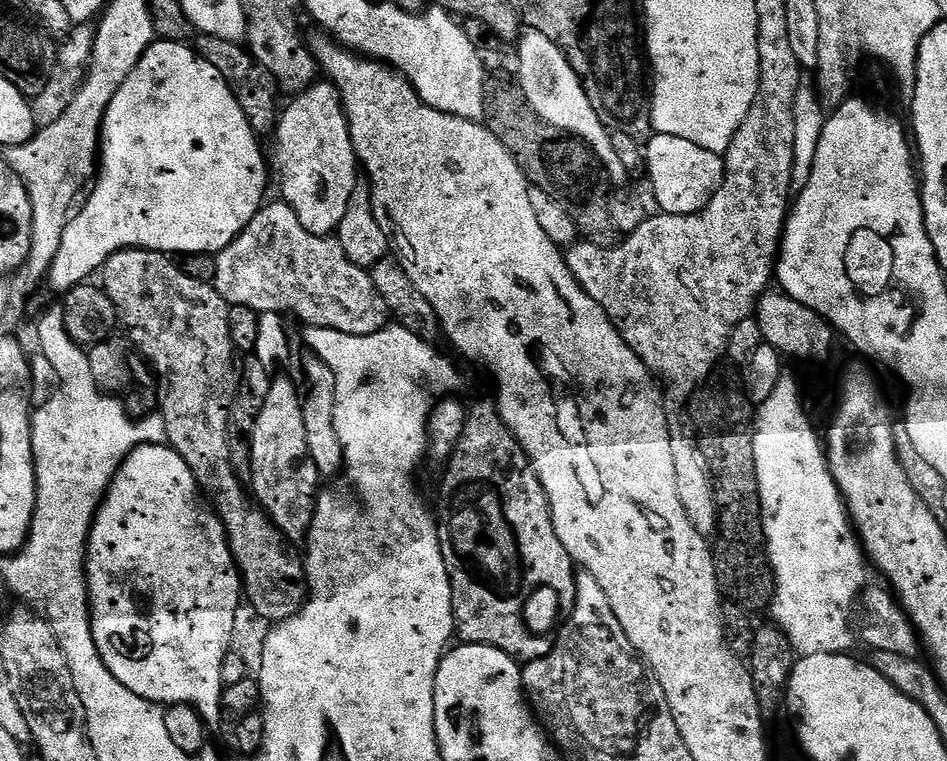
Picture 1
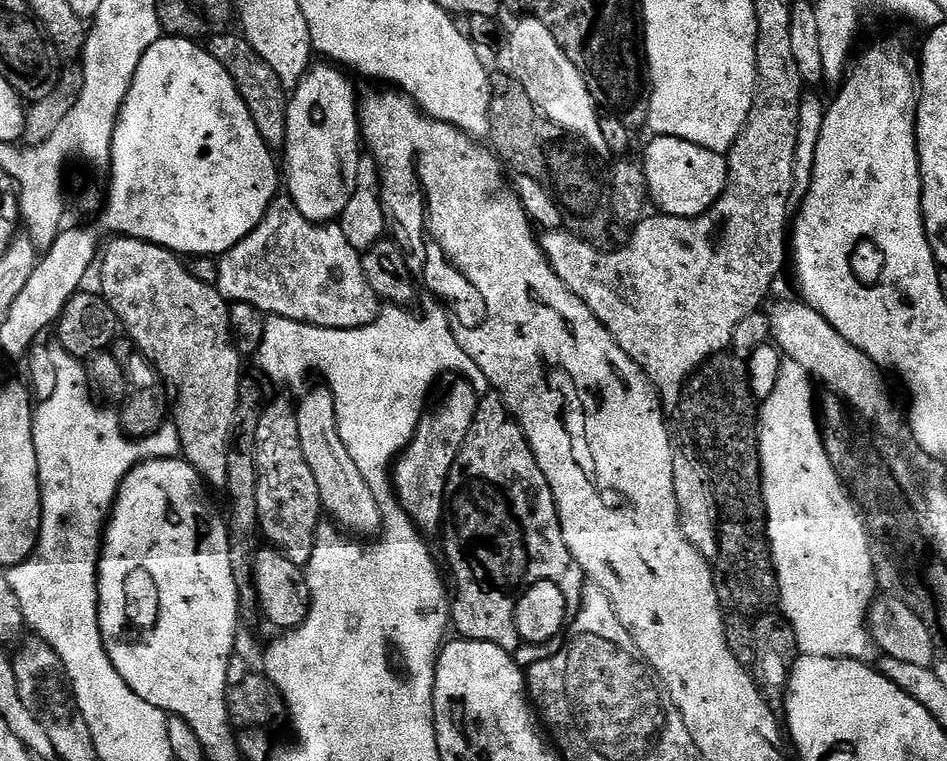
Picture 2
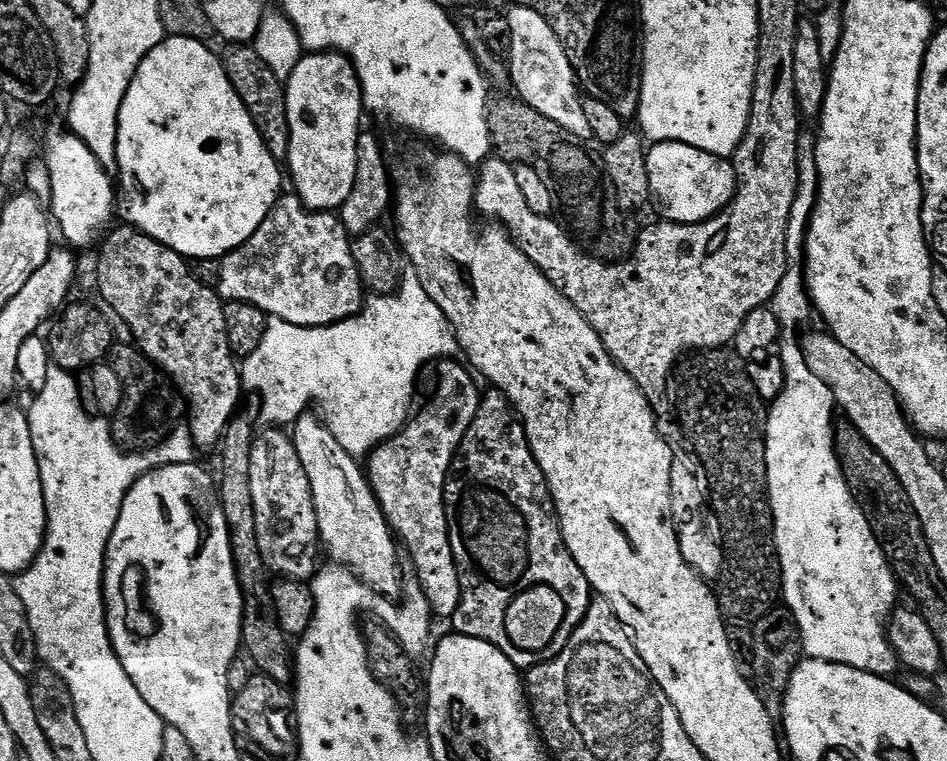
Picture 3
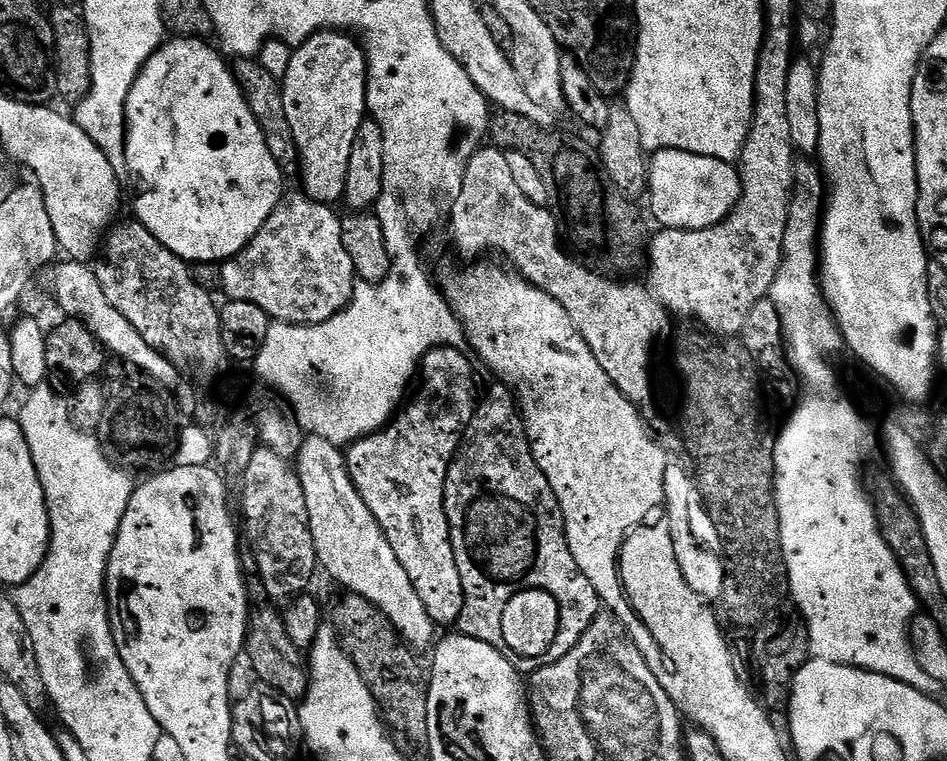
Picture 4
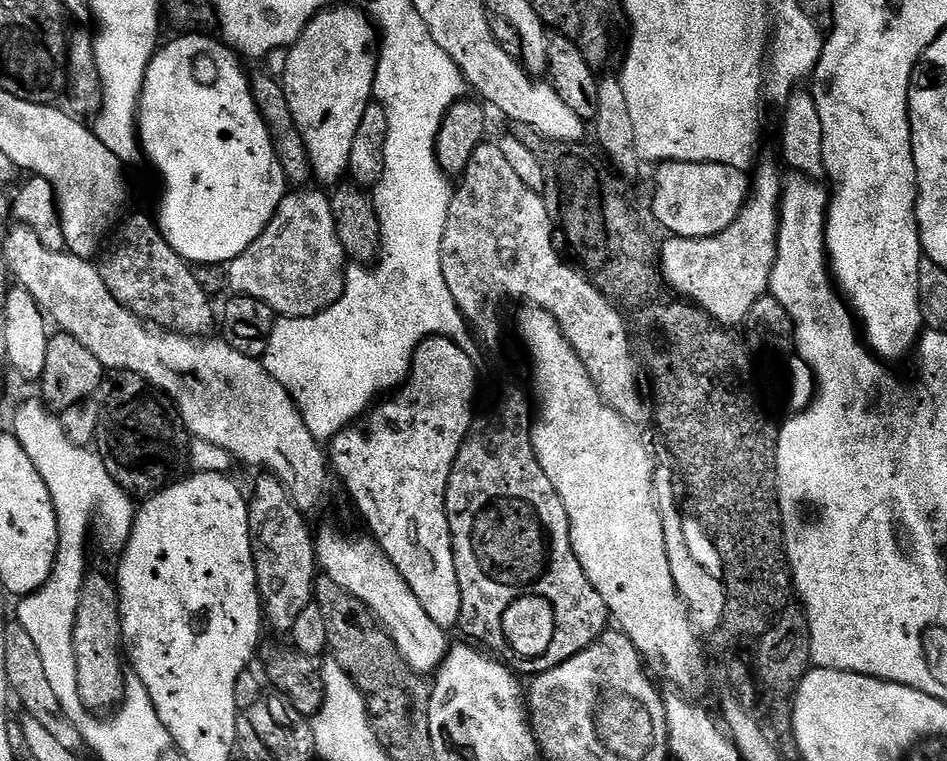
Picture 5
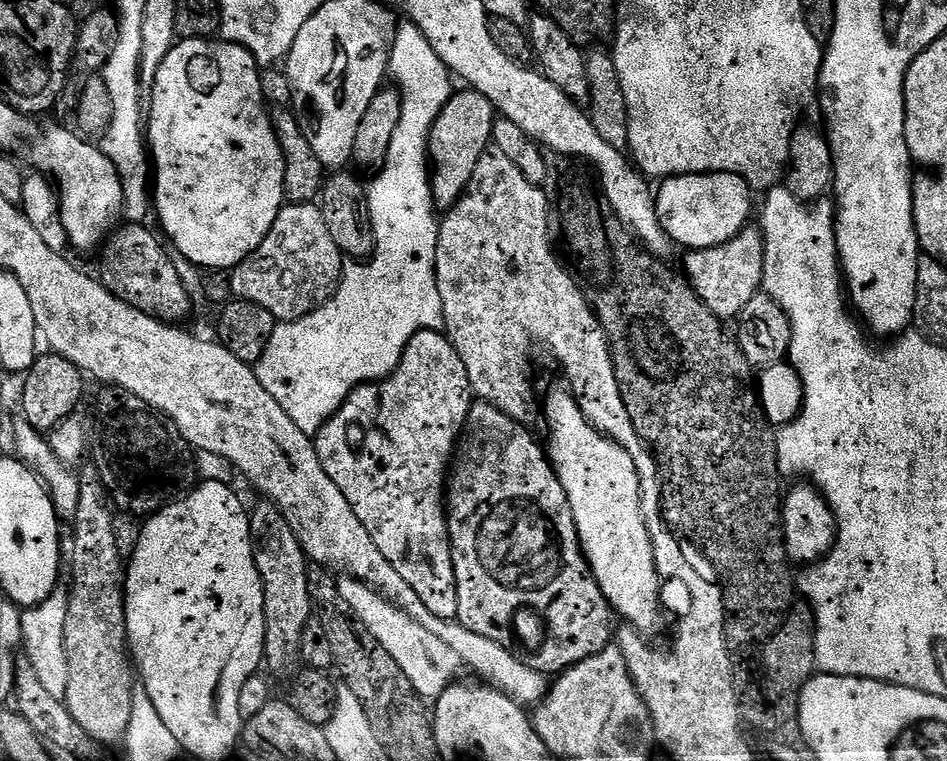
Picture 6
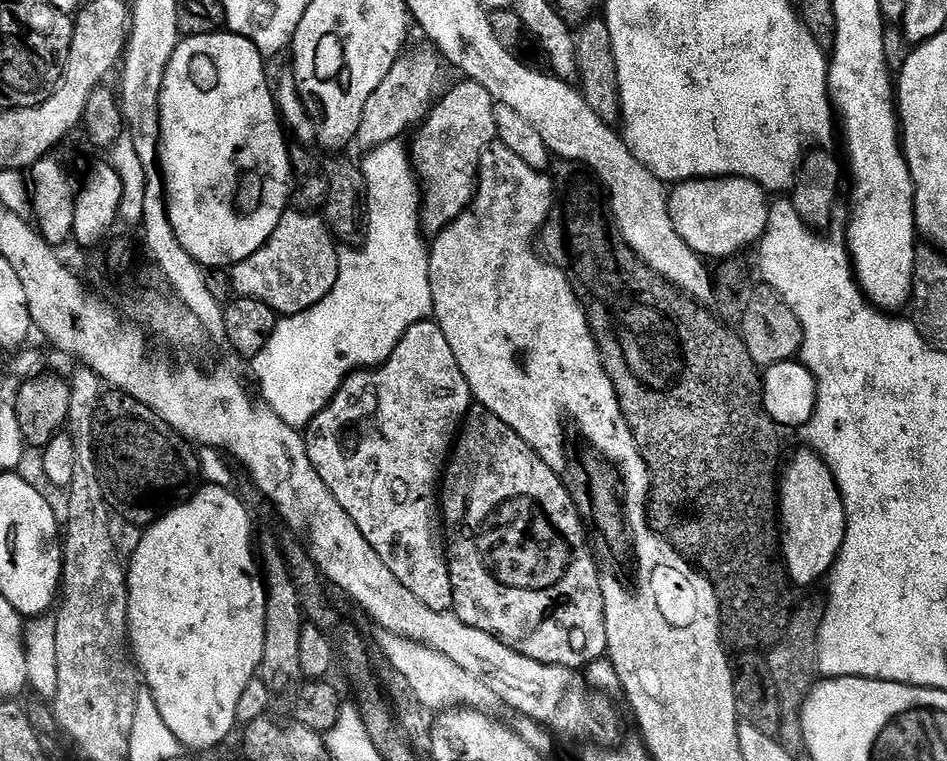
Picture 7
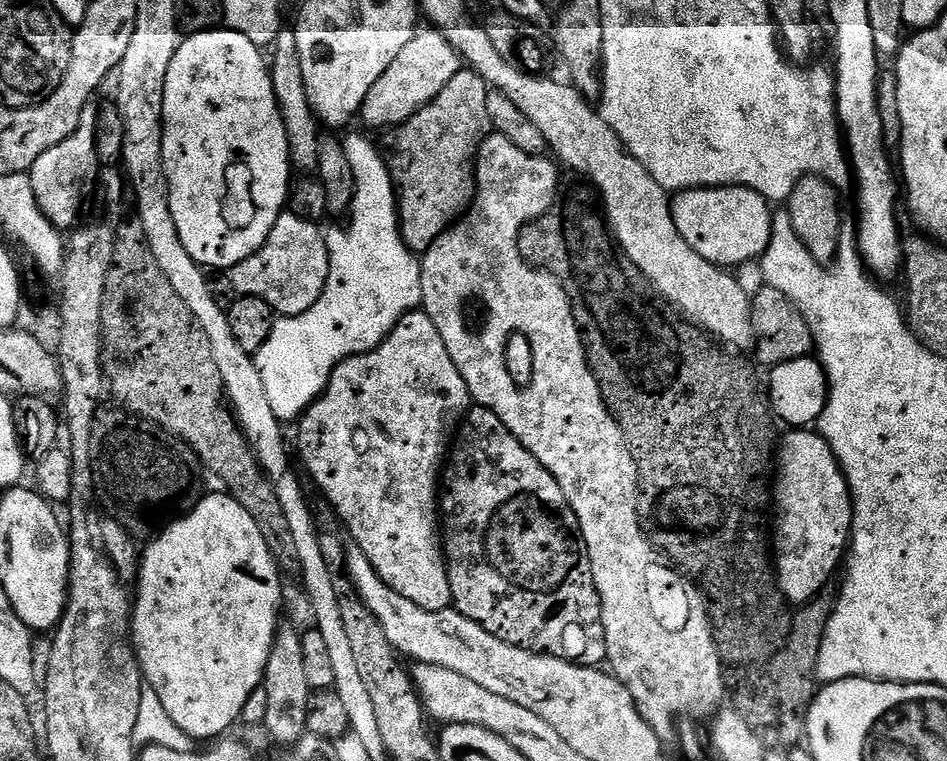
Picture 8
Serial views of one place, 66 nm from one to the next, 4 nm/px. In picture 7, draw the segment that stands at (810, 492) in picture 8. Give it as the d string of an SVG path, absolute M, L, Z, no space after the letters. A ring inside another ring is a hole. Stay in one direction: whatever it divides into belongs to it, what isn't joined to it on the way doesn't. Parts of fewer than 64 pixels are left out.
M807 446L800 449L783 465L782 475L778 480L778 537L782 563L788 572L788 579L793 585L816 584L825 579L836 564L846 538L846 510L836 485L830 466L826 466L824 457Z

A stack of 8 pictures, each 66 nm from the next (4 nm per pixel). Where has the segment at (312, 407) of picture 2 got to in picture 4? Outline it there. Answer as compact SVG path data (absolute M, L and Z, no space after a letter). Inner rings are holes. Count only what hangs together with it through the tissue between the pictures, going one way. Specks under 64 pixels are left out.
M315 434L309 435L300 446L298 453L298 471L302 490L306 494L306 514L310 514L310 534L314 534L314 550L321 569L324 568L349 593L358 595L377 608L400 633L401 637L413 649L421 650L428 643L431 645L437 639L438 625L426 614L426 606L422 606L422 598L418 590L414 590L414 582L410 582L410 574L398 562L398 554L394 554L394 546L386 538L382 526L374 518L370 506L362 500L351 474L348 472L348 461L345 453L340 452L341 445L335 440L328 440Z

